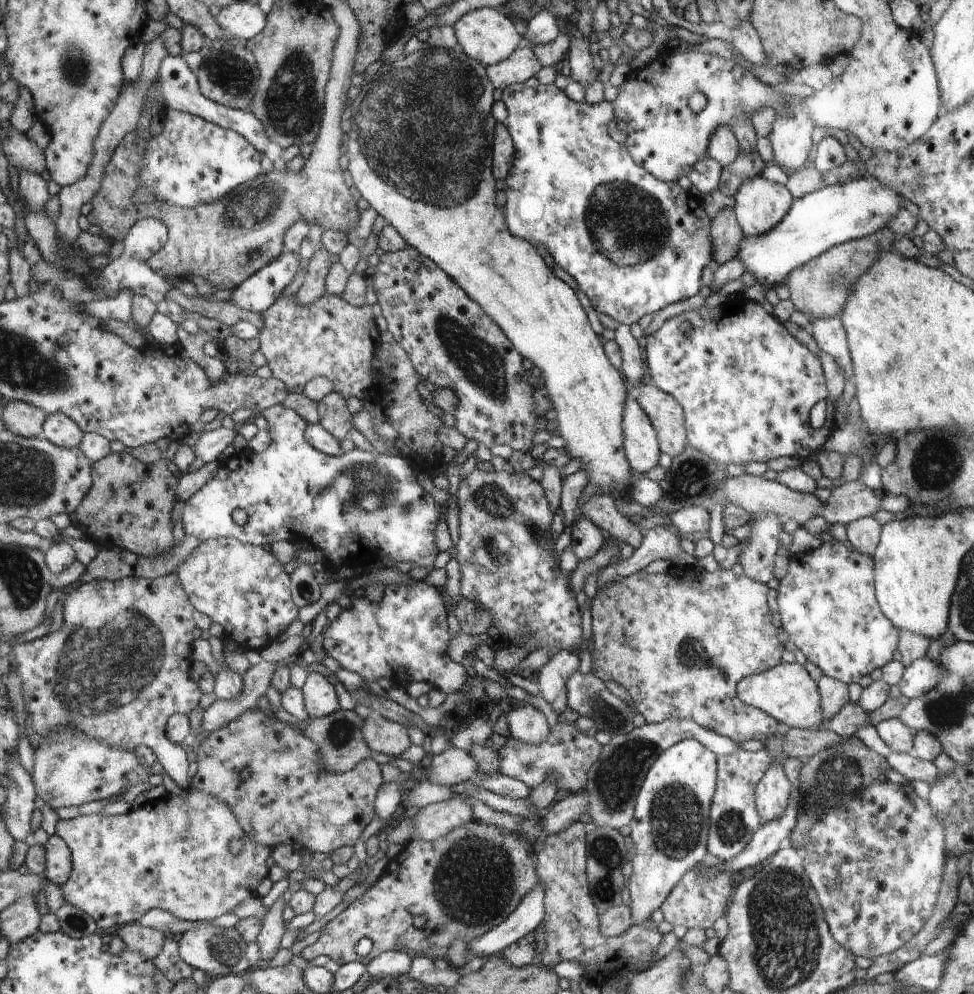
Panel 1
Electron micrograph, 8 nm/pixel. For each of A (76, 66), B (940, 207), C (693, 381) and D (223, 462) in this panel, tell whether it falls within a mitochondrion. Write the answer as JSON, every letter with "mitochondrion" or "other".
{"A":"mitochondrion","B":"other","C":"other","D":"other"}

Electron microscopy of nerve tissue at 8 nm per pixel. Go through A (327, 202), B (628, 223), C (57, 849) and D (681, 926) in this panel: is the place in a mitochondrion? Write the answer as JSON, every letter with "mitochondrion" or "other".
{"A":"mitochondrion","B":"mitochondrion","C":"other","D":"other"}

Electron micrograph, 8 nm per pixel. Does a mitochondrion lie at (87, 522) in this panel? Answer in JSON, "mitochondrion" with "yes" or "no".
{"mitochondrion":"no"}

